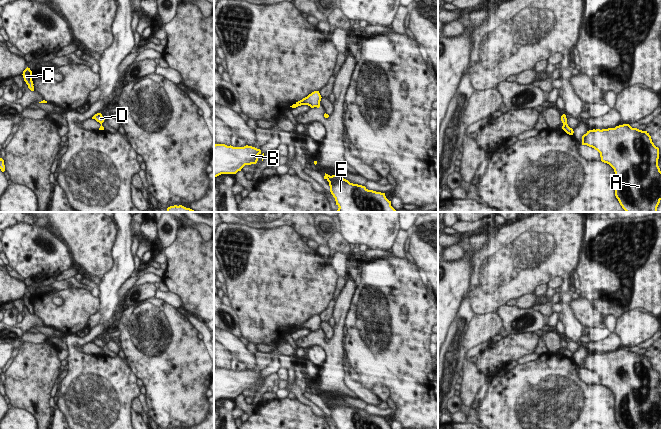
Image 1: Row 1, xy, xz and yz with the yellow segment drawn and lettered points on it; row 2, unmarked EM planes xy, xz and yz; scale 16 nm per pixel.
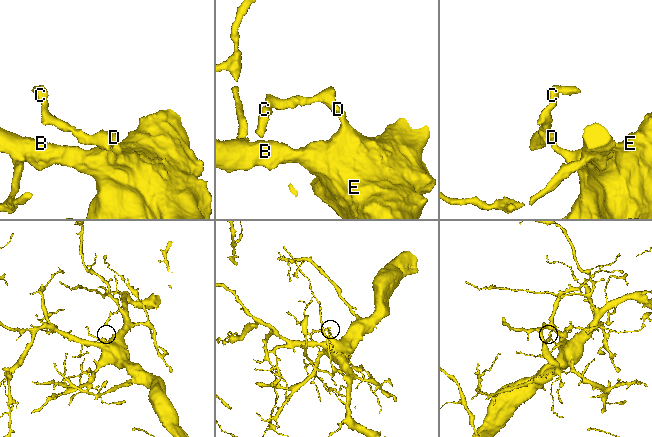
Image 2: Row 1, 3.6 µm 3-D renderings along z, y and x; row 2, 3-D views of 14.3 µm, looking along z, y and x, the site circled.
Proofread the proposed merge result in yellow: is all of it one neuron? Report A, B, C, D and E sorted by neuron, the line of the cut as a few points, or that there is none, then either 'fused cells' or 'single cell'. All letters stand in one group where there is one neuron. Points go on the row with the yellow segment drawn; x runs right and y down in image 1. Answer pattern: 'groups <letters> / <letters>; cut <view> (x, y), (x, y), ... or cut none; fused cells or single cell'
groups A B C D E; cut none; single cell

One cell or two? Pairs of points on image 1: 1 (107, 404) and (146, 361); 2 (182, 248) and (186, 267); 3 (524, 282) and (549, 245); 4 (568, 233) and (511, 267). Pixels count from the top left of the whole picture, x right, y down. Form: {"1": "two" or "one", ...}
{"1": "two", "2": "one", "3": "one", "4": "one"}

